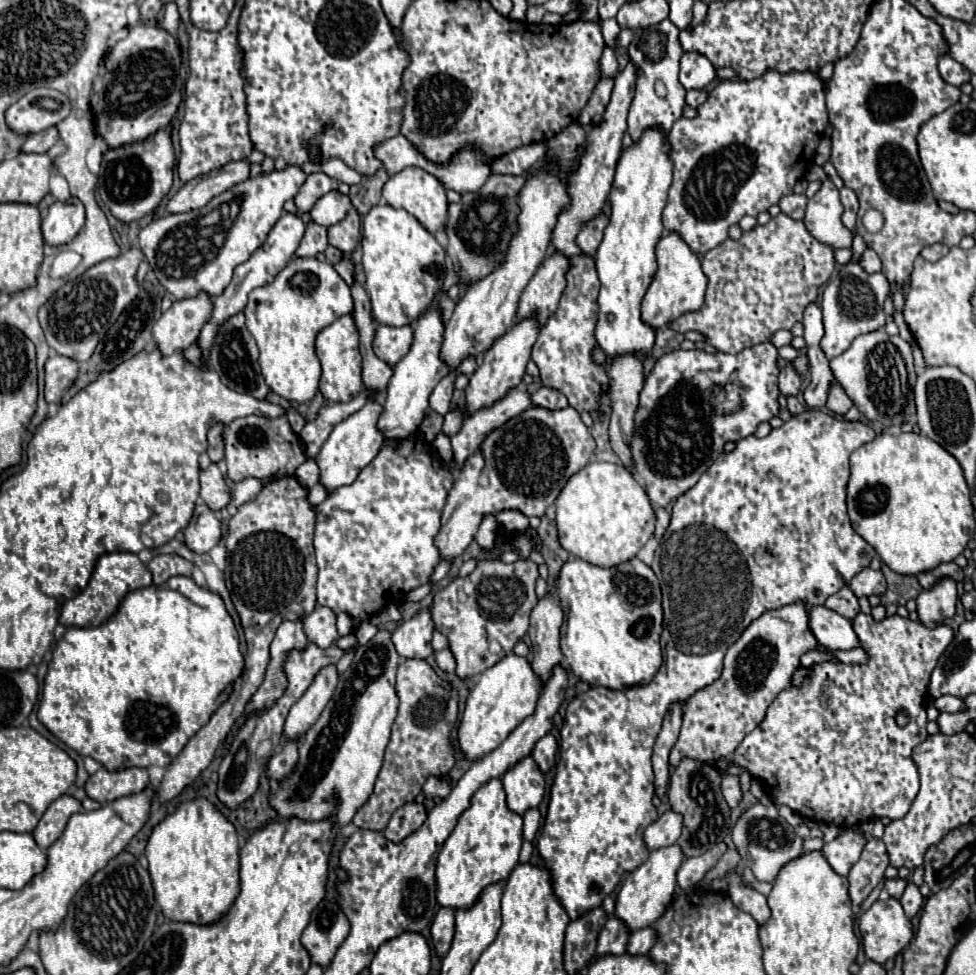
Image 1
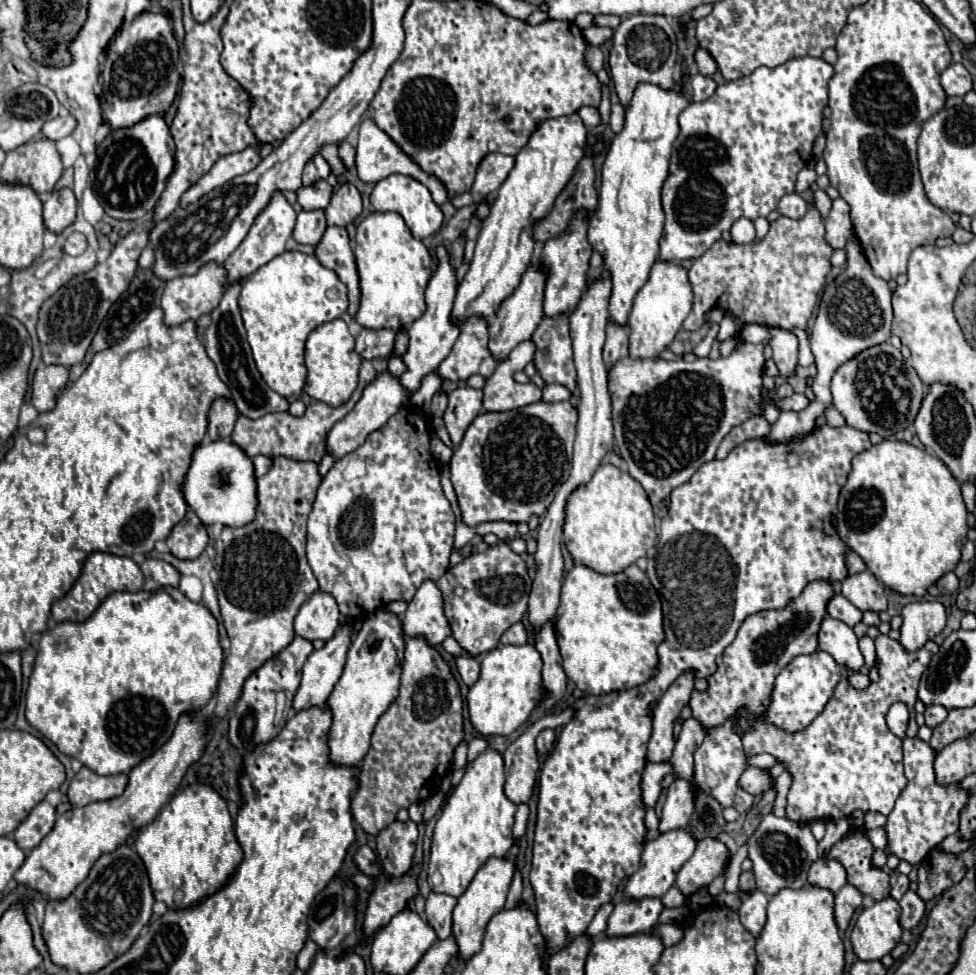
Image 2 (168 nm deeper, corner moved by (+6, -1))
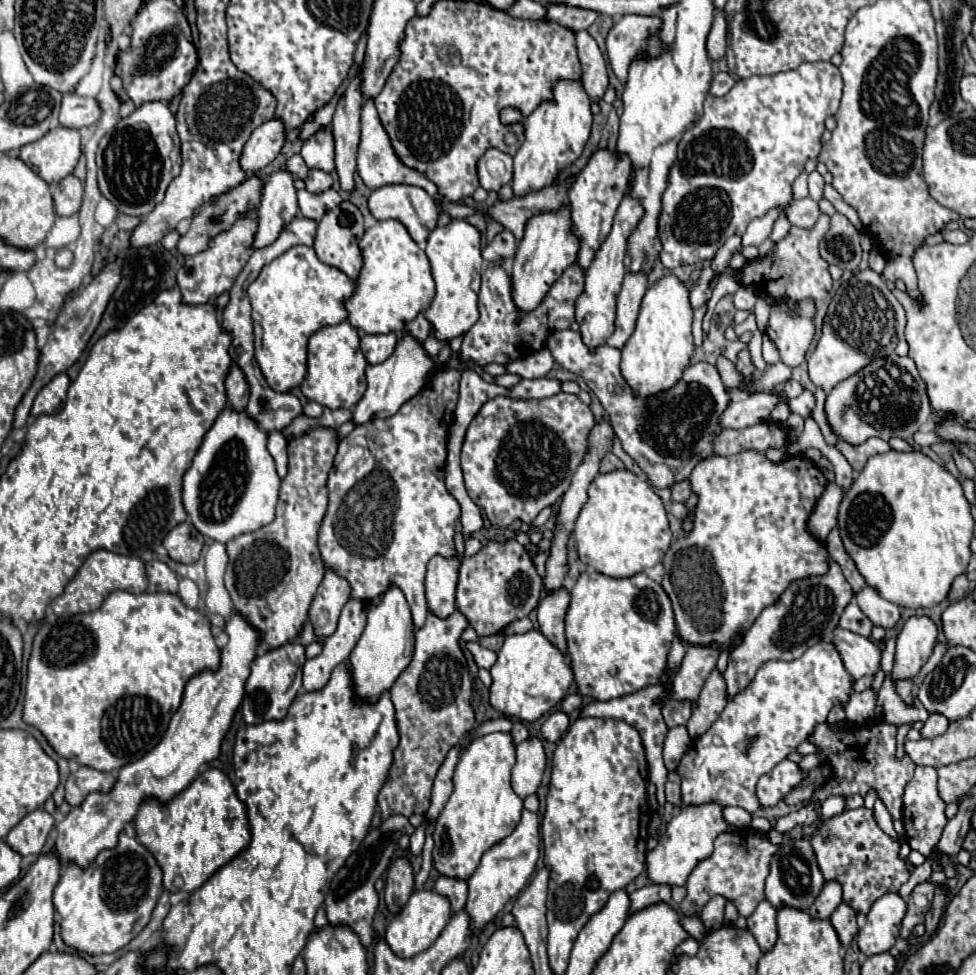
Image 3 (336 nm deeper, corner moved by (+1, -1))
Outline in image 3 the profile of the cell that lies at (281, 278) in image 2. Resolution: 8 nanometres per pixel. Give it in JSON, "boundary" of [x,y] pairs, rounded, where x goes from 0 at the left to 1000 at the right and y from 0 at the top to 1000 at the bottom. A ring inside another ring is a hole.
{"boundary":[[[303,251],[270,272],[264,286],[254,294],[254,305],[258,309],[260,366],[279,399],[297,401],[311,391],[318,344],[330,333],[346,333],[357,325],[352,309],[361,298],[363,290],[348,276],[330,270],[316,251]]]}

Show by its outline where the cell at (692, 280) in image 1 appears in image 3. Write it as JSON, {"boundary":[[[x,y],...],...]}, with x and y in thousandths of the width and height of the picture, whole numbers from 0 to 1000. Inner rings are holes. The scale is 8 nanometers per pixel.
{"boundary":[[[682,282],[662,298],[652,335],[635,360],[637,387],[654,407],[662,409],[684,401],[699,389],[699,383],[707,374],[707,366],[711,362],[709,315],[705,309],[705,294],[699,288],[691,282]]]}

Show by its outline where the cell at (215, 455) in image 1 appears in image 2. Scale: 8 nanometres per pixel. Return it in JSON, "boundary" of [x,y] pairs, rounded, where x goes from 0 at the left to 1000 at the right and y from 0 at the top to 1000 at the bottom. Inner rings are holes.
{"boundary":[[[222,409],[214,422],[212,450],[214,452],[235,452],[243,428],[243,417],[235,409]]]}

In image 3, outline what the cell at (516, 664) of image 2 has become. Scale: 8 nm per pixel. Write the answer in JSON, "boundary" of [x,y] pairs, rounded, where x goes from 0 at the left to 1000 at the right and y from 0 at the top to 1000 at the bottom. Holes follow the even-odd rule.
{"boundary":[[[543,645],[533,651],[518,651],[516,662],[510,668],[510,678],[502,690],[506,696],[502,705],[502,723],[533,739],[549,739],[566,729],[580,715],[582,705],[588,698],[580,670],[564,659],[551,645]]]}

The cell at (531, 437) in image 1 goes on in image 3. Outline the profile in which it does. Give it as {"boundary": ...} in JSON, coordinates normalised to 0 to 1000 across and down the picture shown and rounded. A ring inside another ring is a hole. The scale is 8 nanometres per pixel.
{"boundary":[[[572,403],[559,409],[525,409],[510,405],[498,411],[484,430],[473,458],[473,483],[480,510],[490,520],[496,520],[500,534],[510,541],[520,541],[529,532],[545,536],[557,520],[572,516],[582,502],[590,479],[602,463],[602,448],[609,436],[611,430],[605,417],[590,405],[582,403]]]}

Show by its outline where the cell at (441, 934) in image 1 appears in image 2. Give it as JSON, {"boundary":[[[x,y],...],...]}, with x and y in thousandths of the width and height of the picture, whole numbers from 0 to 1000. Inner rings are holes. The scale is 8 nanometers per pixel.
{"boundary":[[[442,916],[438,920],[435,928],[435,938],[440,951],[448,957],[448,963],[458,963],[462,961],[462,934],[466,930],[468,922],[458,920],[456,916]]]}

